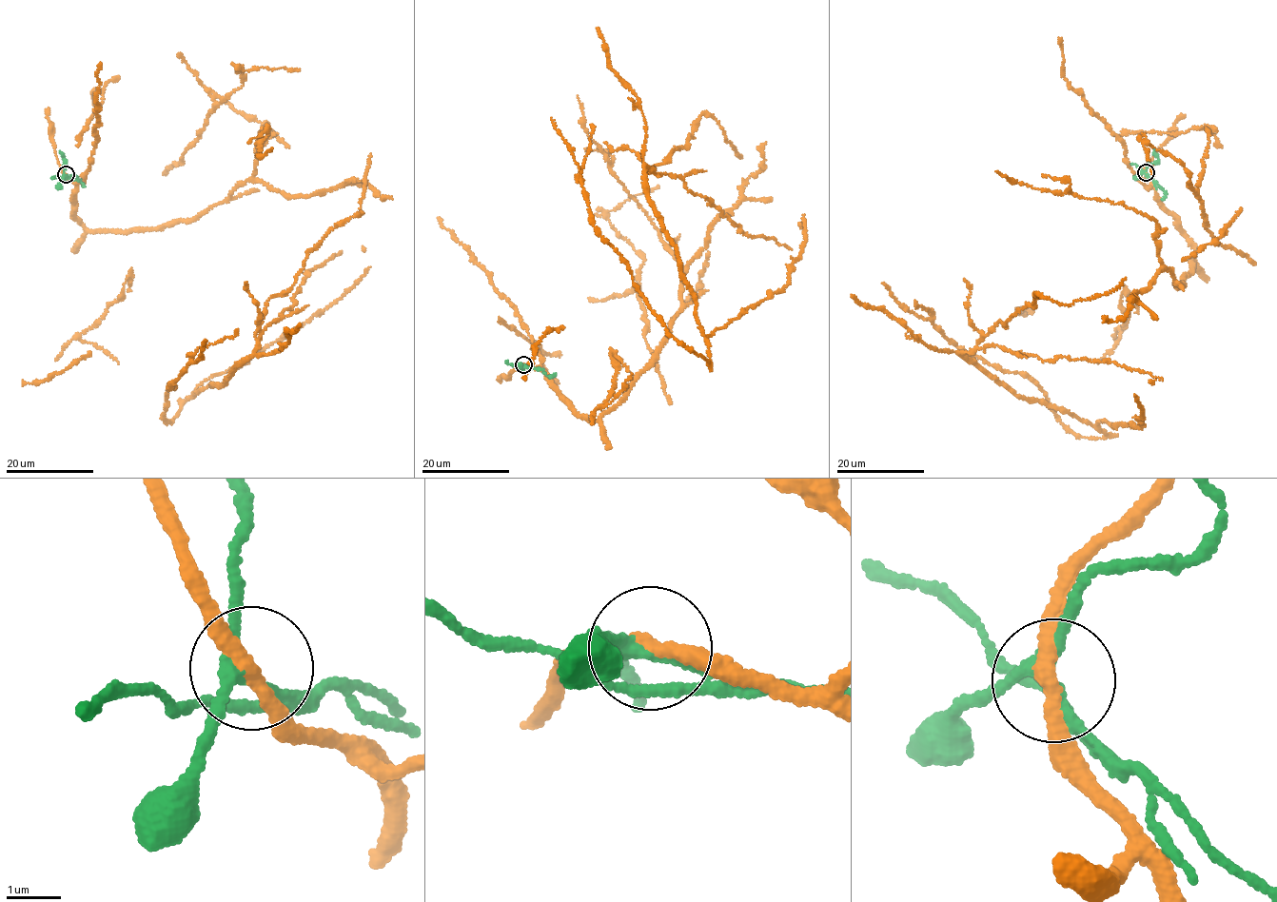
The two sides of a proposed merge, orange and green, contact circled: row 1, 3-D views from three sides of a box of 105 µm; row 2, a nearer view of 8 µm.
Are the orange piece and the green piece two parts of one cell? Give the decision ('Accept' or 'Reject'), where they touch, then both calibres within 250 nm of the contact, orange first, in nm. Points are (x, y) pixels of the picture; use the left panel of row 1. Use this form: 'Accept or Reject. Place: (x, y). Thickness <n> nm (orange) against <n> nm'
Reject. Place: (66, 174). Thickness 280 nm (orange) against 190 nm

